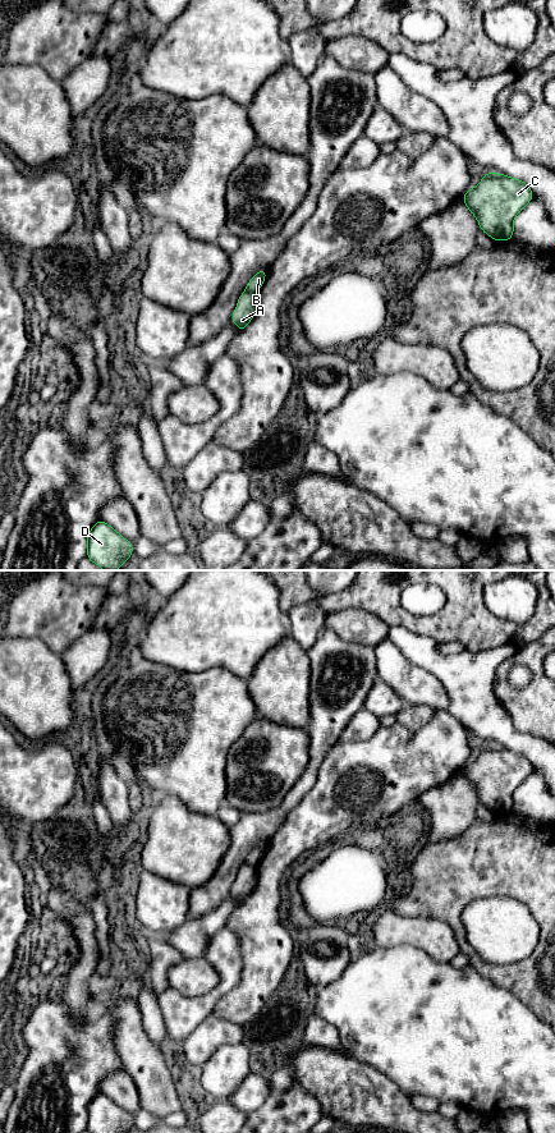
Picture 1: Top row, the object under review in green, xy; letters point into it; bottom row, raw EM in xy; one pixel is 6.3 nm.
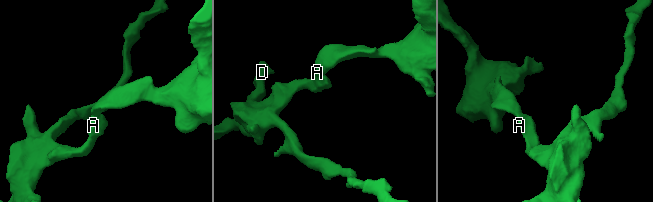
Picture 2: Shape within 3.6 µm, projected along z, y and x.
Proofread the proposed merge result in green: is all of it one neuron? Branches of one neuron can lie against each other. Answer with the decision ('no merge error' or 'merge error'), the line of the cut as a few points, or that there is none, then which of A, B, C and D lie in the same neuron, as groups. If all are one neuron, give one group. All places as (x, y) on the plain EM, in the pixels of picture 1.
merge error; cut in xy along (246, 863), (256, 867); A D / B C

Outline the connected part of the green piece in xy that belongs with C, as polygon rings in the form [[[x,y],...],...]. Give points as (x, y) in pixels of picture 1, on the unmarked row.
[[[486,746],[462,772],[481,803],[494,813],[503,815],[513,811],[514,792],[533,770],[527,756],[504,747]]]

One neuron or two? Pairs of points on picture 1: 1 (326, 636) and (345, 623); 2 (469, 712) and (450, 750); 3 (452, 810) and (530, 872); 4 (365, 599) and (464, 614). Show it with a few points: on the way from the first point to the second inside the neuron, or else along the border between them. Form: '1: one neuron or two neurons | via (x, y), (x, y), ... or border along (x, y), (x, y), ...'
1: two neurons | border along (325, 624), (343, 640), (359, 643)
2: two neurons | border along (445, 710), (473, 738)
3: two neurons | border along (475, 821), (445, 840)
4: one neuron | via (389, 609), (395, 615), (413, 623), (440, 623)

